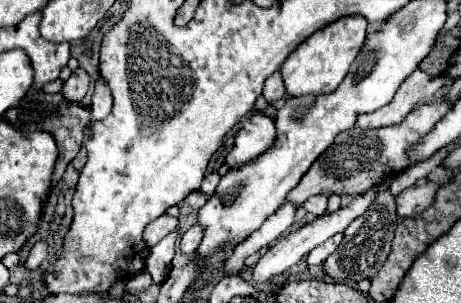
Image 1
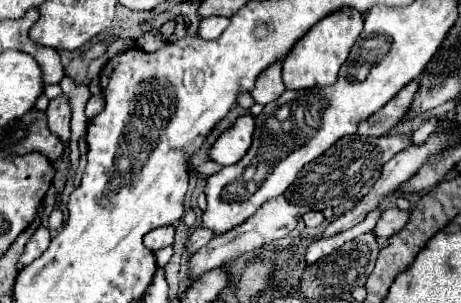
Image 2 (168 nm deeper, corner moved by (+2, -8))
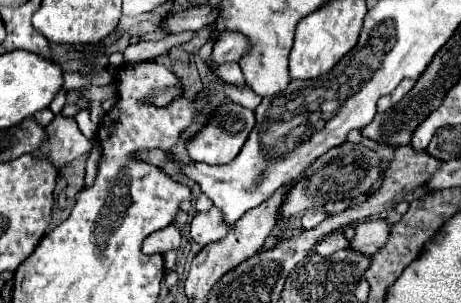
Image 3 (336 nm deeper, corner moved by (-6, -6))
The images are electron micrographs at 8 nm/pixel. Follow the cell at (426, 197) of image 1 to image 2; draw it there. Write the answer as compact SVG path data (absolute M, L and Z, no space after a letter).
M388 208L382 212L382 216L378 218L372 234L376 238L390 238L394 236L398 230L404 228L406 220L408 220L410 212L404 212L404 210L398 210L398 208Z

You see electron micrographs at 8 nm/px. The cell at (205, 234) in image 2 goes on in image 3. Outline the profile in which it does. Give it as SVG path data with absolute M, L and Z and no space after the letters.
M210 208L208 212L198 212L192 220L192 228L190 228L190 236L194 242L206 246L210 242L216 242L218 238L224 238L224 234L228 234L230 226L222 220L220 210Z

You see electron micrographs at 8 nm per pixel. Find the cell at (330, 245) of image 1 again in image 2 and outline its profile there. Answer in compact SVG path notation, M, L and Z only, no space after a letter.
M372 210L372 212L366 216L366 220L362 220L362 222L356 224L354 228L350 228L350 230L346 230L346 232L340 232L340 234L336 234L336 236L330 236L330 238L316 238L316 240L312 240L312 242L308 244L308 248L306 248L306 262L308 262L308 264L314 264L316 260L320 260L320 258L332 254L332 252L334 252L336 248L340 248L342 244L346 244L346 242L358 238L360 234L372 230L374 224L376 224L376 220L378 220L378 216L380 216L380 210Z

